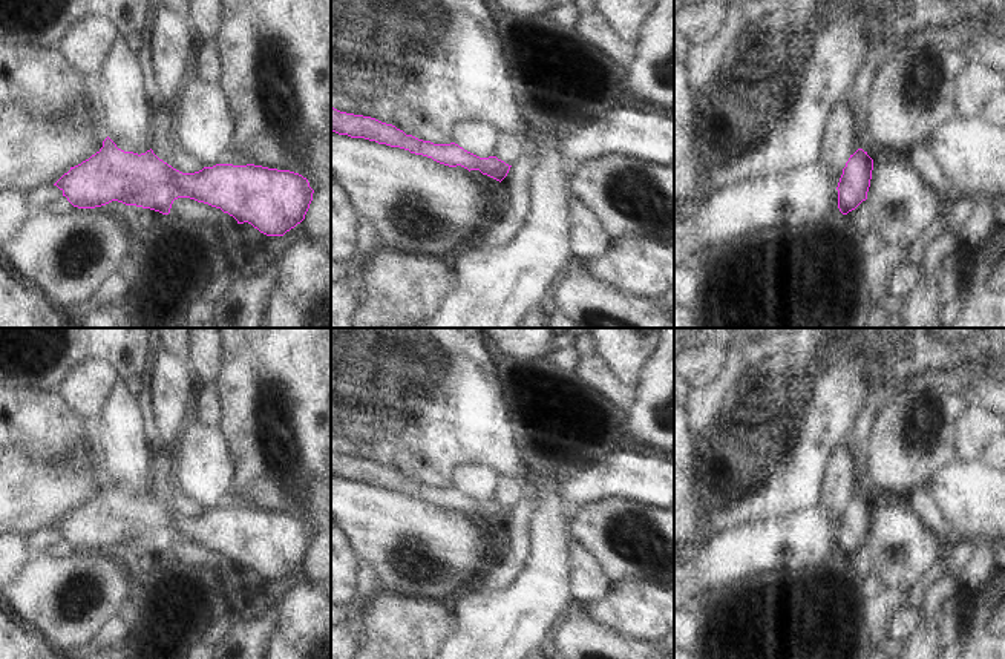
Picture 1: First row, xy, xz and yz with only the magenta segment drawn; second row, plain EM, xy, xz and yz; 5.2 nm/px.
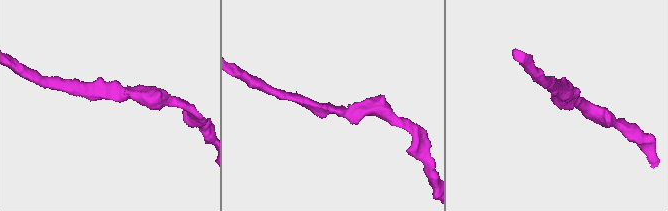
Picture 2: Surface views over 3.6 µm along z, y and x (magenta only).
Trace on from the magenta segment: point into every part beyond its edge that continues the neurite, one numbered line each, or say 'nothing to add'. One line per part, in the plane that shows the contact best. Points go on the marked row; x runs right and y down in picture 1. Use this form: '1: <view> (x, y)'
nothing to add

